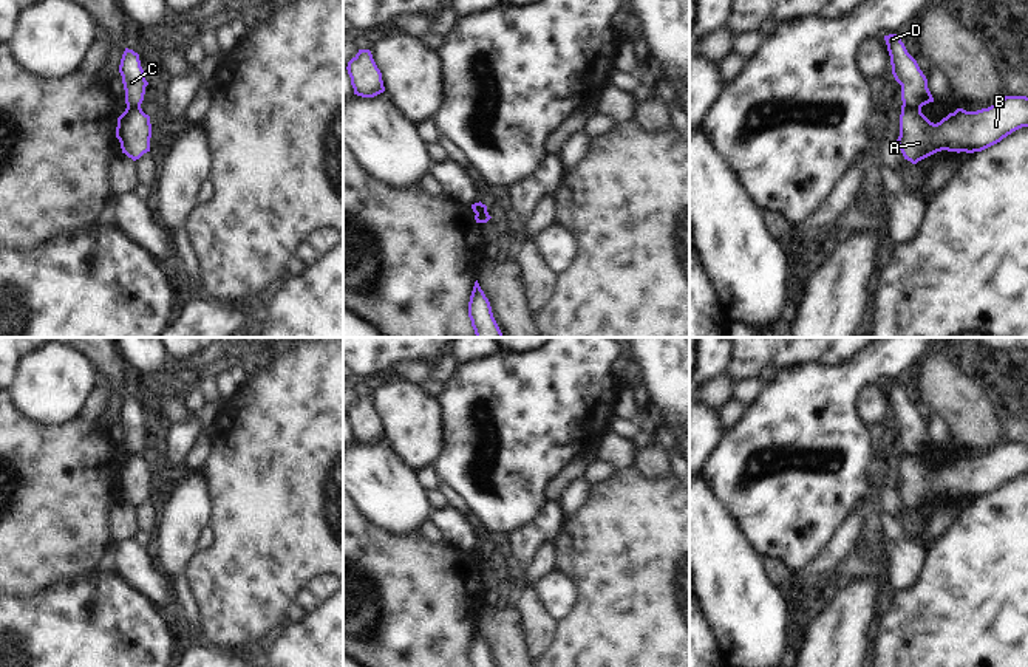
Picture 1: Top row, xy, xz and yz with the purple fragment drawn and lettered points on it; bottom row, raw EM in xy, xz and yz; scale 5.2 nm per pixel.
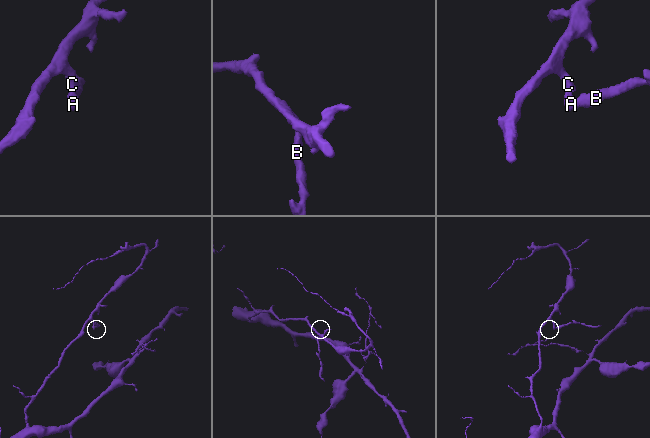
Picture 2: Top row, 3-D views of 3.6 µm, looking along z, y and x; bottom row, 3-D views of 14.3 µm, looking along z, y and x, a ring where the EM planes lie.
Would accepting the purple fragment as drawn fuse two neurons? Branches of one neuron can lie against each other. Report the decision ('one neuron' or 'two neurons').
two neurons

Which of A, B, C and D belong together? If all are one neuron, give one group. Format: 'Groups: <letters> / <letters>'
Groups: A B / C D

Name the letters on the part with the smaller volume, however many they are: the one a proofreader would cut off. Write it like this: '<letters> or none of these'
A, B

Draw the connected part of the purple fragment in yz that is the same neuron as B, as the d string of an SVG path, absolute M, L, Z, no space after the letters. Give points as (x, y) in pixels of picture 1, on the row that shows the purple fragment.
M1005 96L977 111L957 108L937 124L921 110L901 105L897 144L904 159L917 164L941 150L982 152L1022 127L1028 127L1026 96Z

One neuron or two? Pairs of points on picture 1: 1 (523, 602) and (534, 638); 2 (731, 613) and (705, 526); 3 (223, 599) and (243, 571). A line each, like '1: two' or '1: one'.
1: one
2: one
3: one

